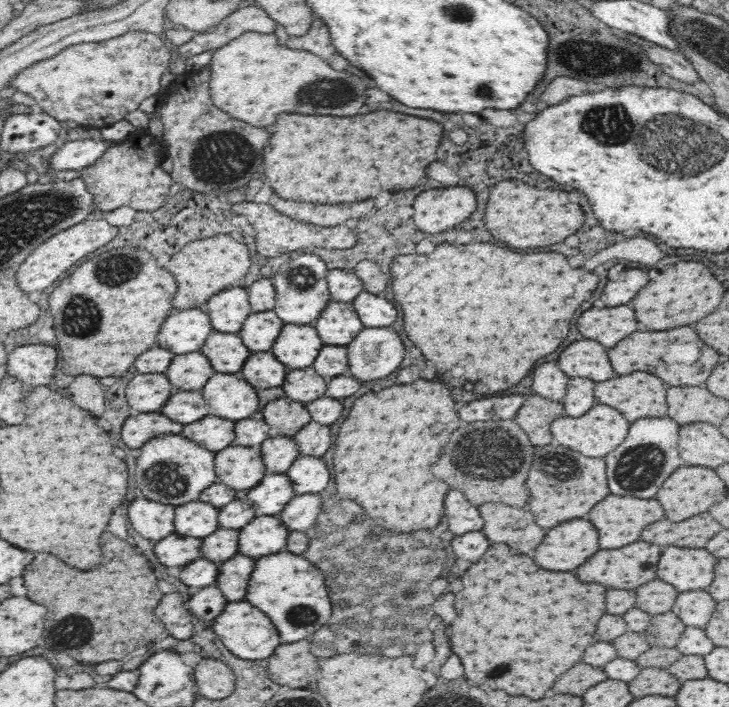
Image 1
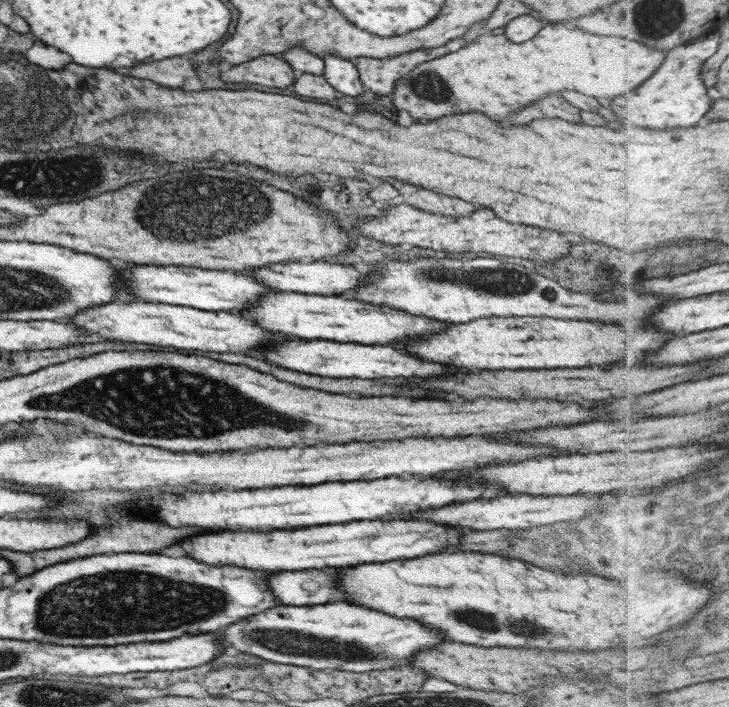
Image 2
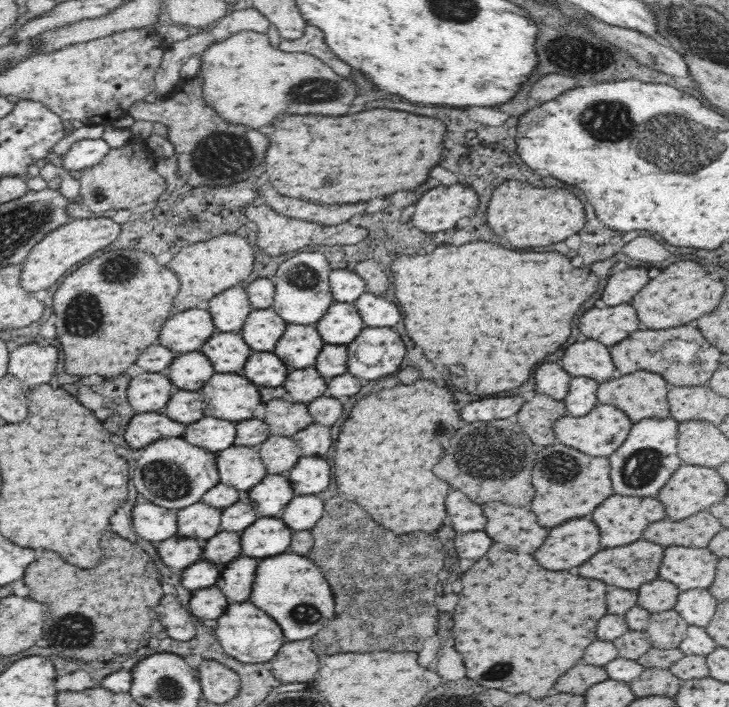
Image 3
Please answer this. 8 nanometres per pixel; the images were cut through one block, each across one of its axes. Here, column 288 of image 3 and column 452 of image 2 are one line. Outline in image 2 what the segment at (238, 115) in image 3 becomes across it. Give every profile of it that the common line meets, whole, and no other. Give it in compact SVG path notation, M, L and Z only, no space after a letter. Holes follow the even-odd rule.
M545 22L542 30L528 42L516 44L508 40L505 34L492 35L484 33L472 44L468 43L462 50L454 54L446 54L434 58L430 62L420 64L408 78L396 81L394 90L394 106L398 110L408 110L412 118L426 118L434 120L448 114L462 114L462 112L484 112L494 120L510 118L516 110L522 110L534 100L540 100L548 94L556 94L560 90L576 90L596 98L612 98L626 92L636 92L646 80L650 80L656 70L666 62L664 50L654 50L636 40L622 40L612 36L594 36L584 30L568 30L564 24Z

